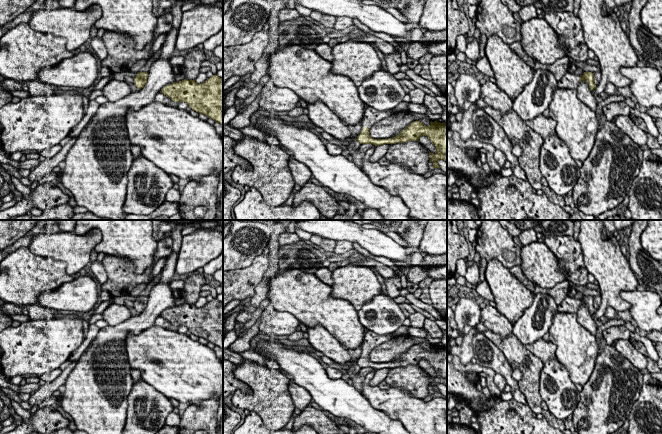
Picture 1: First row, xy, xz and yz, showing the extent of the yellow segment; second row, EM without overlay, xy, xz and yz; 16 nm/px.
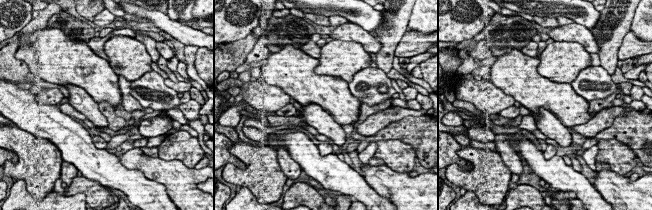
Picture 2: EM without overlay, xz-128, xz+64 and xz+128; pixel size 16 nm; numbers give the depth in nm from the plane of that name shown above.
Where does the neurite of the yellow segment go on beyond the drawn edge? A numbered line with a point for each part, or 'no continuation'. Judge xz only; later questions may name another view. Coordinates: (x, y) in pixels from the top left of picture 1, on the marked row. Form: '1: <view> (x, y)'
1: xz (371, 116)

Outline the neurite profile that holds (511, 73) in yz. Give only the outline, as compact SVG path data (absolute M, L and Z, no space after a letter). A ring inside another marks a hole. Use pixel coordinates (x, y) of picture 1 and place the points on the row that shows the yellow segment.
M497 35L487 38L485 55L496 79L496 85L515 99L533 78L533 69L512 51Z

